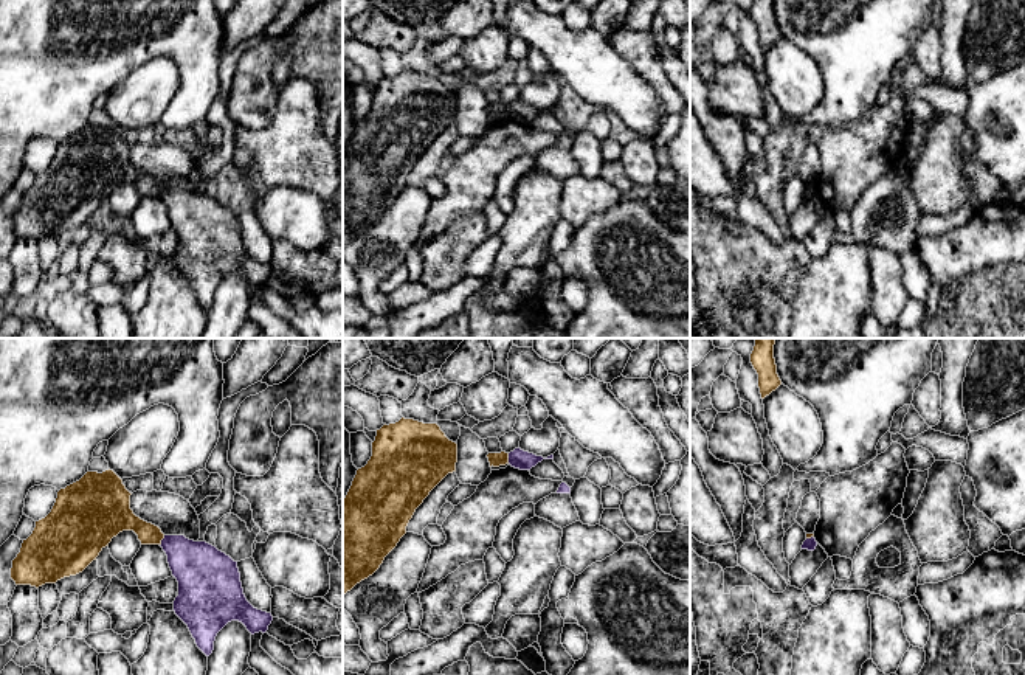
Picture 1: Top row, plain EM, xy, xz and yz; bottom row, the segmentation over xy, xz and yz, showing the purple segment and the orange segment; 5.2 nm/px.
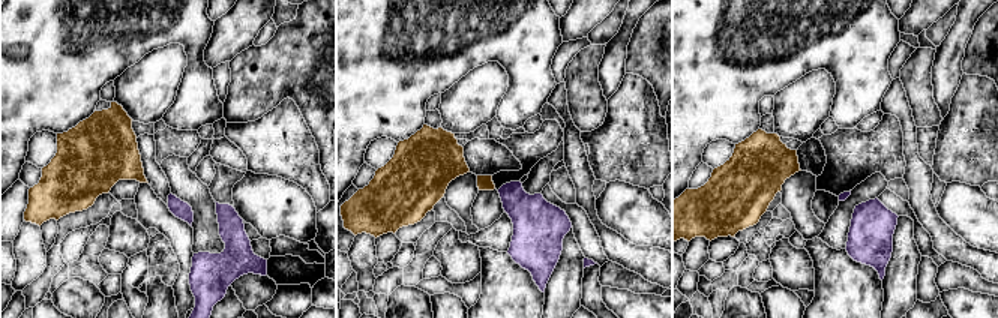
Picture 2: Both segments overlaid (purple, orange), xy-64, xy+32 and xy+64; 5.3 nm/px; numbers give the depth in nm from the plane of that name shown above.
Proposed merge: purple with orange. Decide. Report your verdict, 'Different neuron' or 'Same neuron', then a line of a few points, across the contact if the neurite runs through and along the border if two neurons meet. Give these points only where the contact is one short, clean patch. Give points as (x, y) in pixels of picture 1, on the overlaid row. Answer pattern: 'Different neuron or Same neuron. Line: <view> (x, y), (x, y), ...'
Different neuron. Line: xz (507, 453), (509, 463)

